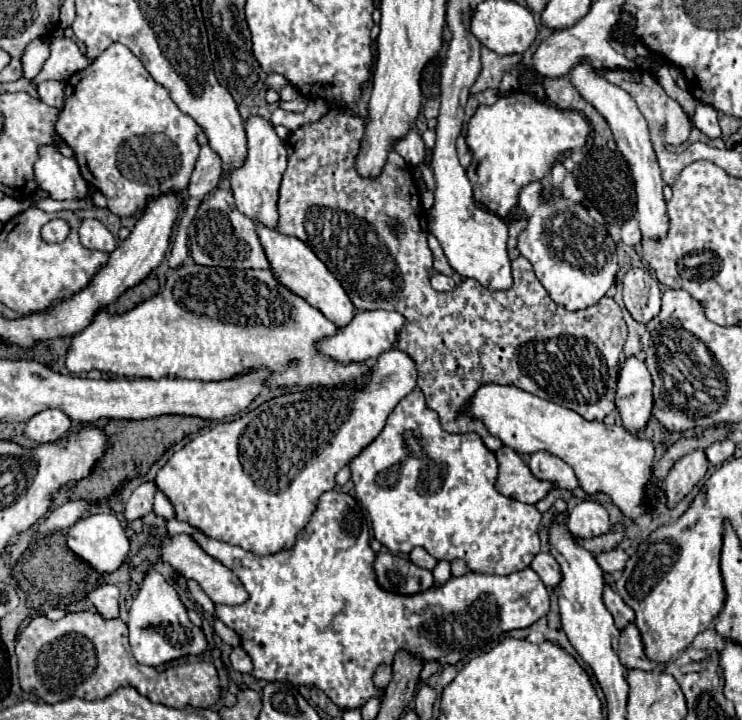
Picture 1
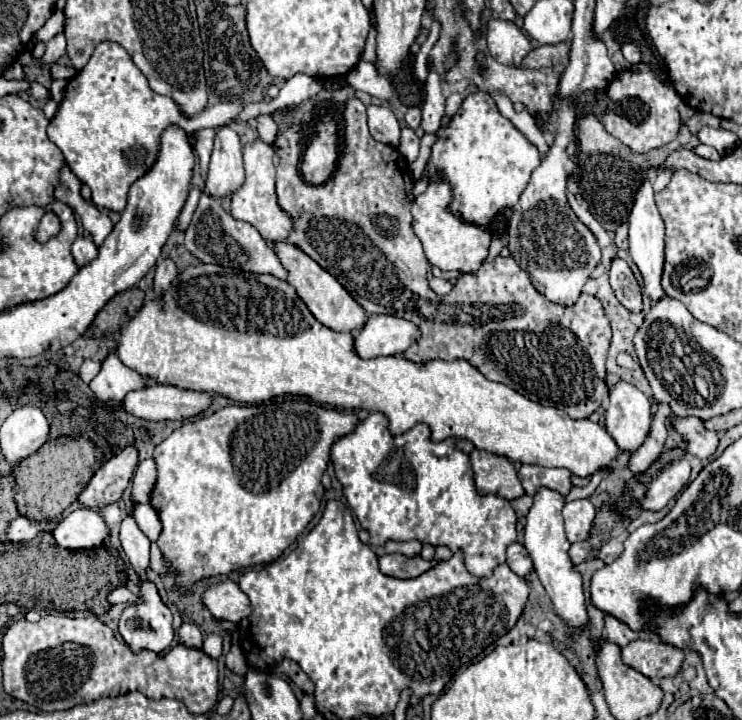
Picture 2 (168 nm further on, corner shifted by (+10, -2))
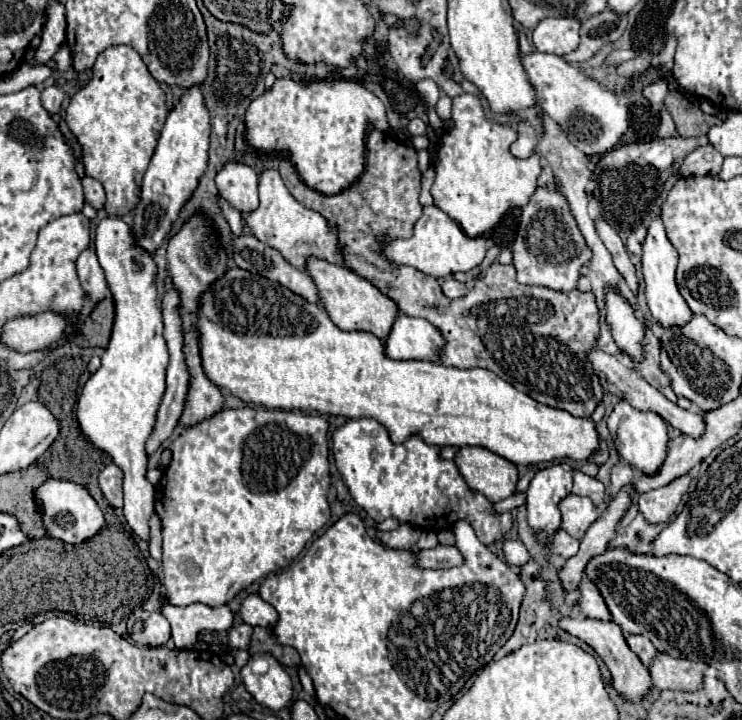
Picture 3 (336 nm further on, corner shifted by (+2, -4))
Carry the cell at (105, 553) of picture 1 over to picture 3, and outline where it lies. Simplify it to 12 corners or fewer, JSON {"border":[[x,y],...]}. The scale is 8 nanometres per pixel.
{"border":[[50,477],[34,501],[50,537],[72,545],[106,525],[80,483]]}

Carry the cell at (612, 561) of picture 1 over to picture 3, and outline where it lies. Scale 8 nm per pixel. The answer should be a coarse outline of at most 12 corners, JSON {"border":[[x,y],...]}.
{"border":[[556,529],[550,551],[564,557],[572,557],[580,543],[564,529]]}

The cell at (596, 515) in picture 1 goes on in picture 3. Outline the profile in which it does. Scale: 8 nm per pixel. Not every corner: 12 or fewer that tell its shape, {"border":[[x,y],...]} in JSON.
{"border":[[588,497],[558,503],[562,529],[580,539],[600,515]]}

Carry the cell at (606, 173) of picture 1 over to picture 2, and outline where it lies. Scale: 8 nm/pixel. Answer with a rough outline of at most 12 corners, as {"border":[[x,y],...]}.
{"border":[[694,109],[676,139],[638,155],[592,113],[578,117],[572,177],[606,231],[628,219],[638,183],[678,147],[694,149]]}

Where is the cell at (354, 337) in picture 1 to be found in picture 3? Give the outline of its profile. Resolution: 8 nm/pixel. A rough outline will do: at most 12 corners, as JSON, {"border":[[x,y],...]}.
{"border":[[400,313],[384,345],[390,359],[440,361],[446,339]]}

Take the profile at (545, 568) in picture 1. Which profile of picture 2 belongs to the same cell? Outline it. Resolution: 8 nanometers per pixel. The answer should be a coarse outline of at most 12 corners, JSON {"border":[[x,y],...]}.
{"border":[[522,543],[508,547],[506,563],[520,577],[530,575],[534,563]]}

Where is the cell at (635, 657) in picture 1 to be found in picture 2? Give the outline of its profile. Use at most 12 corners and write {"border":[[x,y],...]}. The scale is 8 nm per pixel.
{"border":[[660,639],[622,647],[622,661],[652,681],[678,673],[682,651]]}

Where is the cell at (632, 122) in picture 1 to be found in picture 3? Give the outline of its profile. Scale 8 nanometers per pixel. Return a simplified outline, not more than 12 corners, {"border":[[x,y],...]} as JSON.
{"border":[[656,217],[644,239],[646,299],[662,327],[692,311],[676,285],[678,253]]}

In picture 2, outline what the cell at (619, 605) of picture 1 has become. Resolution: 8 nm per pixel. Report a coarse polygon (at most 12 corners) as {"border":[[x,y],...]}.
{"border":[[604,615],[604,639],[624,647],[640,633],[614,615]]}

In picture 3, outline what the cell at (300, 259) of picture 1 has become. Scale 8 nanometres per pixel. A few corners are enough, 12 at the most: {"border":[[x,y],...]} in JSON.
{"border":[[348,267],[308,273],[340,329],[388,337],[398,305]]}

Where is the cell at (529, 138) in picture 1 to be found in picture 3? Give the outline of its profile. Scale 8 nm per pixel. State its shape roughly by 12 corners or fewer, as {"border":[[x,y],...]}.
{"border":[[476,95],[452,101],[434,205],[468,237],[536,191],[540,157],[510,157],[514,129]]}

